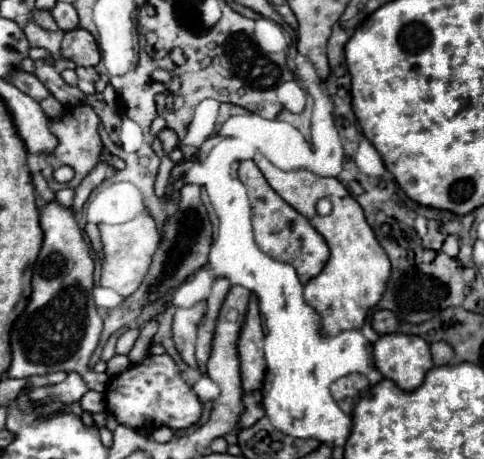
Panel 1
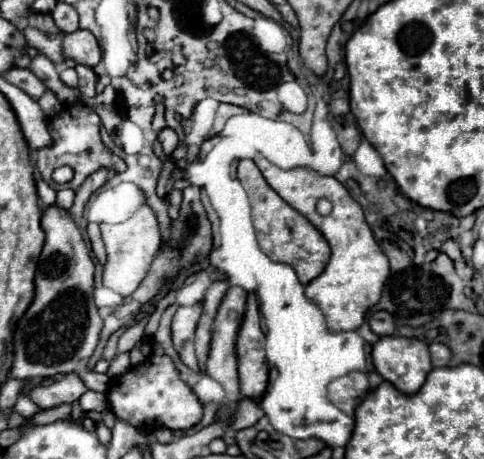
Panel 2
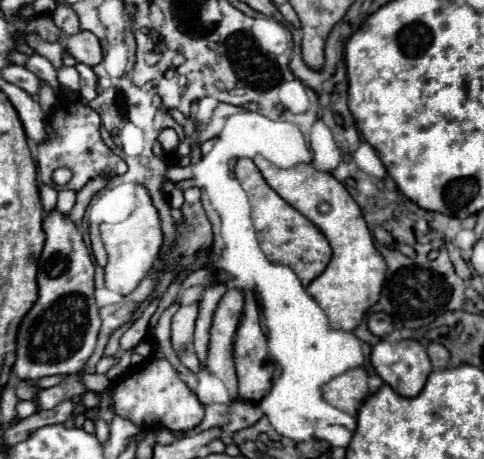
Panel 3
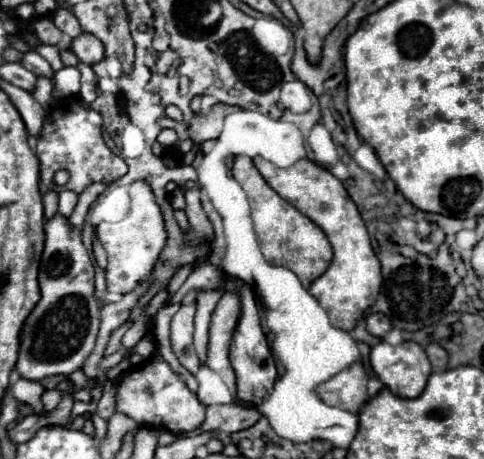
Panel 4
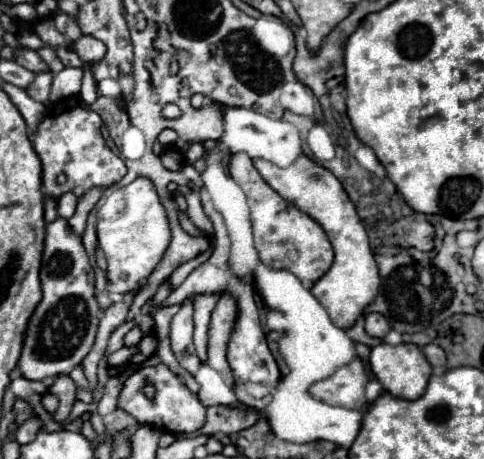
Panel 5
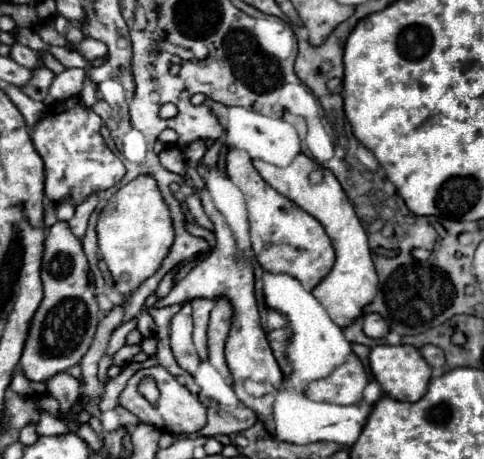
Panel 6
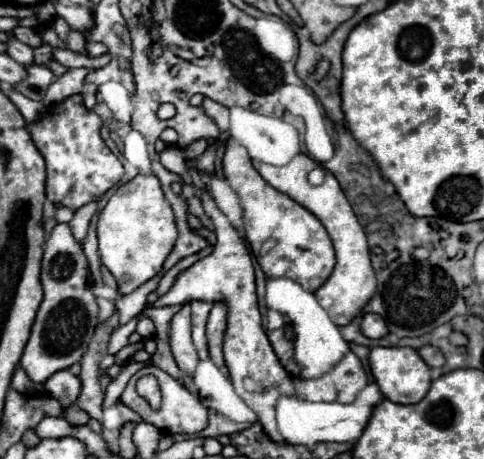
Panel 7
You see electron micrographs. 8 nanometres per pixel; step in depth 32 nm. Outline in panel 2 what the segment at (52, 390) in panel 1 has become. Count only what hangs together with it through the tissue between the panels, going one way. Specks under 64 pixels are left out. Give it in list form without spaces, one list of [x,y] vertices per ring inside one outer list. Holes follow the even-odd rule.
[[[66,374],[64,380],[54,382],[50,386],[42,386],[42,408],[52,408],[58,404],[72,404],[86,390],[88,388],[84,386],[78,374]]]

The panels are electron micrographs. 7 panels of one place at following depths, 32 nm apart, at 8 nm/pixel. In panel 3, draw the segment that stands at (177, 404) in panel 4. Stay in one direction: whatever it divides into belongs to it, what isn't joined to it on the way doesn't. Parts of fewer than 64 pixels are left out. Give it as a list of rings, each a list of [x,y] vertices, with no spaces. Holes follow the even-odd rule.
[[[148,358],[138,370],[118,380],[112,386],[114,412],[130,422],[134,422],[144,432],[156,432],[168,428],[172,432],[186,432],[198,426],[204,418],[204,406],[196,394],[178,378],[178,372],[166,358]]]

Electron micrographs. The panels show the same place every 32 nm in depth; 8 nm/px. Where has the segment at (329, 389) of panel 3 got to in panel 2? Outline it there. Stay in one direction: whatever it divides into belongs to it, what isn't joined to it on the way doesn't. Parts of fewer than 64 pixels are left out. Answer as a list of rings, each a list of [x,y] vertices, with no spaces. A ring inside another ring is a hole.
[[[350,372],[346,376],[336,378],[330,386],[328,386],[328,396],[330,400],[348,416],[352,416],[356,404],[360,402],[358,398],[364,396],[364,392],[368,390],[368,382],[366,382],[366,374],[364,372]]]

